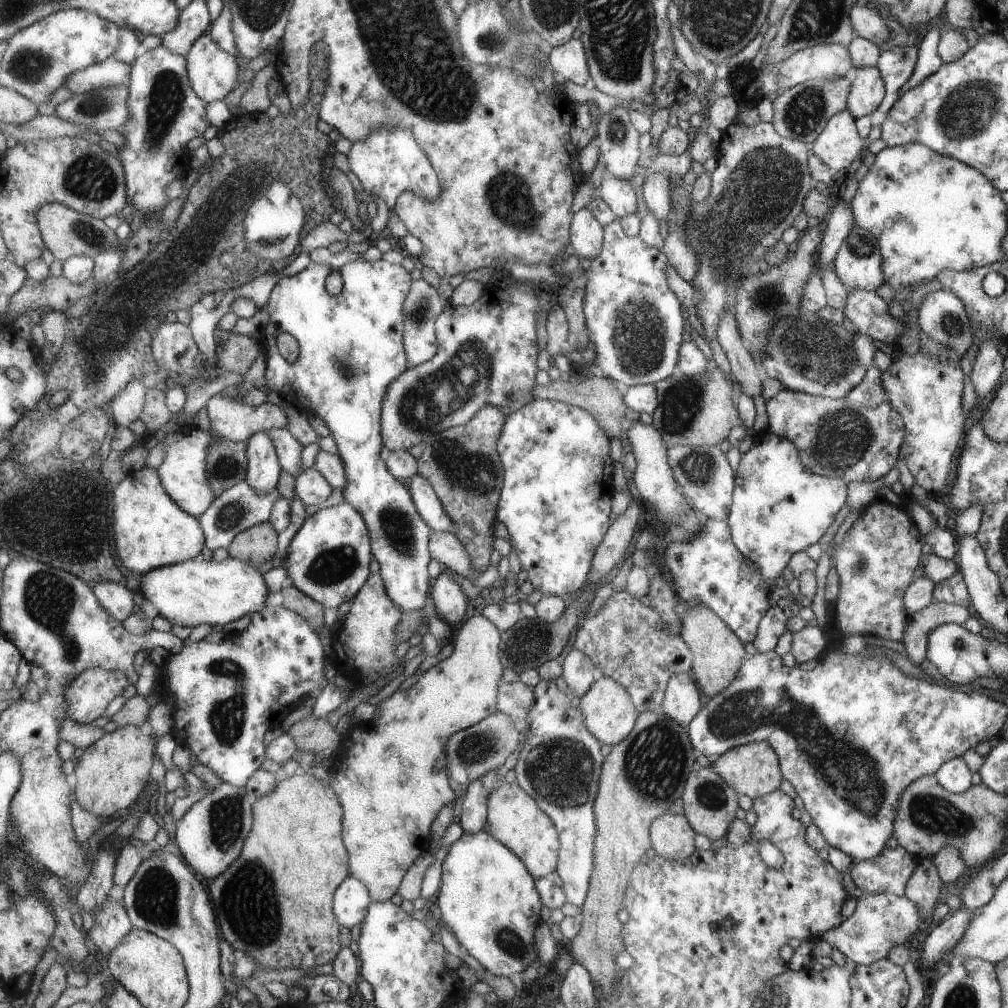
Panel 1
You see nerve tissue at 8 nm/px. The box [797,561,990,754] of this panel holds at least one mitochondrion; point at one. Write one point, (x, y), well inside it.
(960, 645)

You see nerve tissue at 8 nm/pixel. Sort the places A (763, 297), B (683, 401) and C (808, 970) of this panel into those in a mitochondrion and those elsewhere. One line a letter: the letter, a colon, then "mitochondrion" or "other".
A: mitochondrion
B: mitochondrion
C: other

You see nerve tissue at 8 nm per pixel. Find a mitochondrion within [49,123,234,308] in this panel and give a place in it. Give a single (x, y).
(90, 176)

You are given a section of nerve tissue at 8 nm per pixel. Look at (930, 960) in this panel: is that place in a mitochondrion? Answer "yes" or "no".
no

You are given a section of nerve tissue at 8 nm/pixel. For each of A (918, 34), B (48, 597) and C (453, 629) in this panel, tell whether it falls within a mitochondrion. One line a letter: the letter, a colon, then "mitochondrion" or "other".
A: other
B: mitochondrion
C: other

